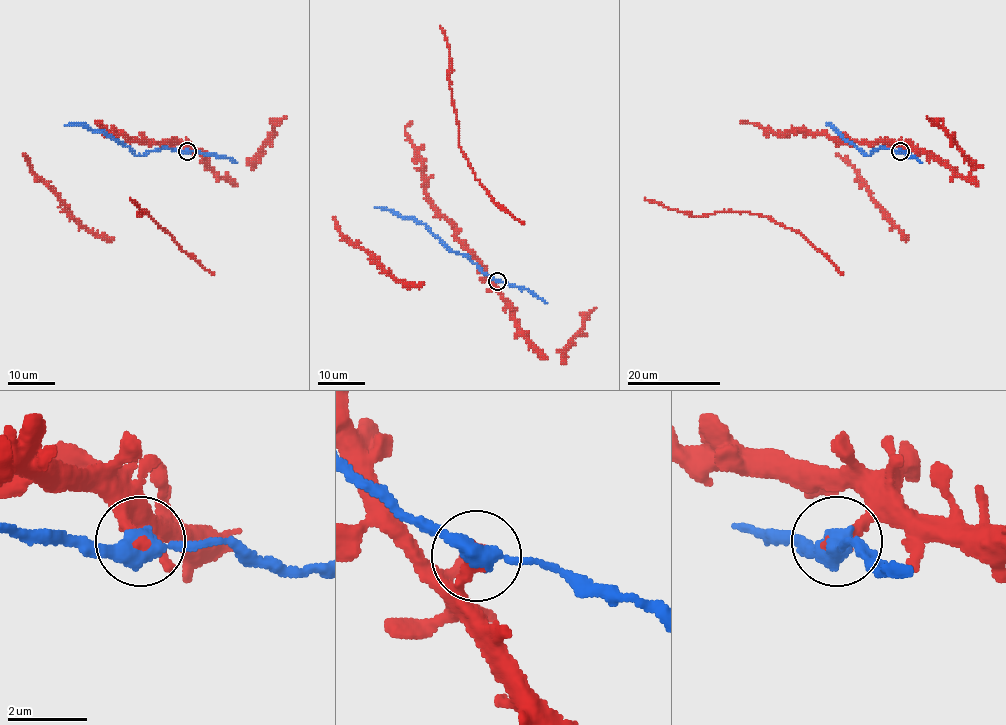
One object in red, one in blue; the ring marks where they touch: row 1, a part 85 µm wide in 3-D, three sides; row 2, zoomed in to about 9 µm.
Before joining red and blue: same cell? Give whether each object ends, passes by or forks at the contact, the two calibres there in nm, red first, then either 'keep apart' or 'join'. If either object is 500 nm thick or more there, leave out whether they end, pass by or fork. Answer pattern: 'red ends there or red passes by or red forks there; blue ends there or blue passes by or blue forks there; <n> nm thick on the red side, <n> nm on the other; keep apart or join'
red ends there; blue passes by; 420 nm thick on the red side, 440 nm on the other; keep apart

